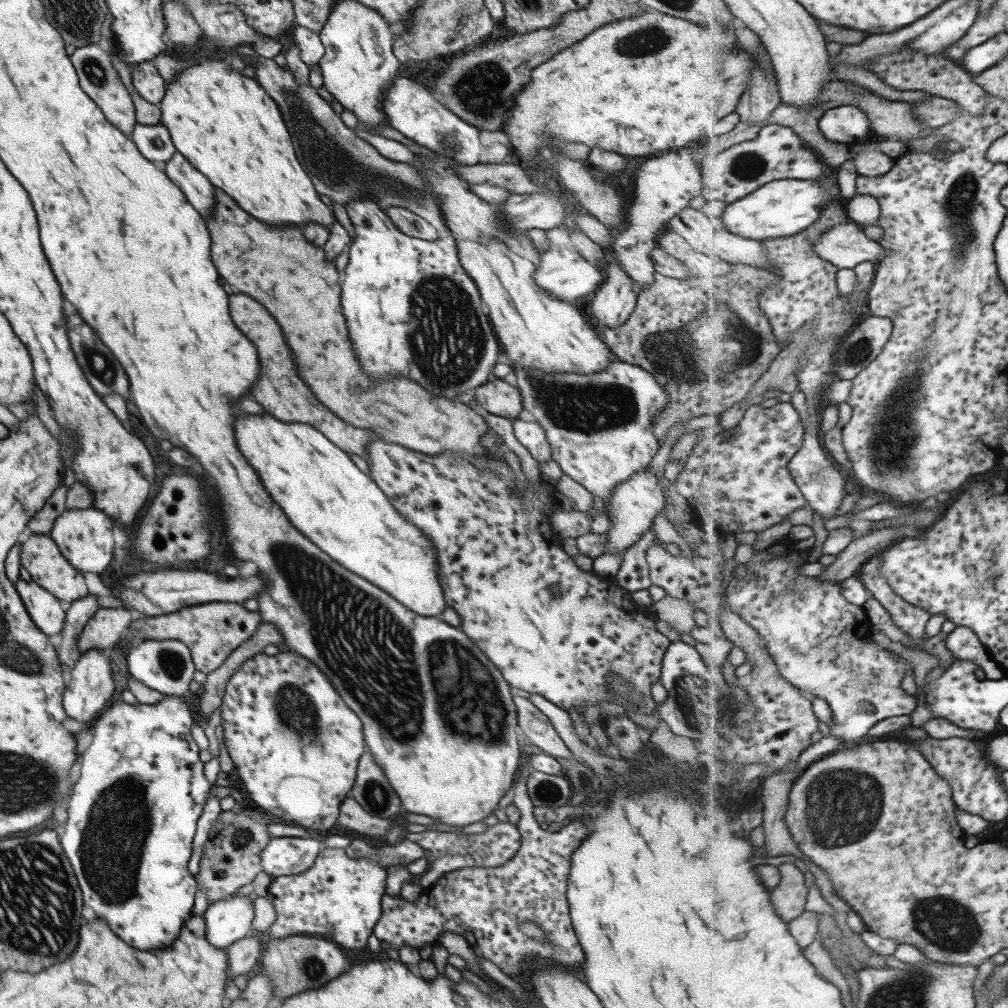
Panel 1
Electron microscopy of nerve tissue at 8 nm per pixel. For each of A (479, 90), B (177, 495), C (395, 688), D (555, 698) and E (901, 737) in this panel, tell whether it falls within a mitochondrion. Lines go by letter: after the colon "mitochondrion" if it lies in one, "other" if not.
A: mitochondrion
B: other
C: mitochondrion
D: other
E: other

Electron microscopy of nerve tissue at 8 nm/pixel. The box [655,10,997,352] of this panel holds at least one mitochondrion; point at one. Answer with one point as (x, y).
(957, 205)

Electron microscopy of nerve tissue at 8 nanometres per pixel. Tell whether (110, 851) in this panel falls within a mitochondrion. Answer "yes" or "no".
yes

